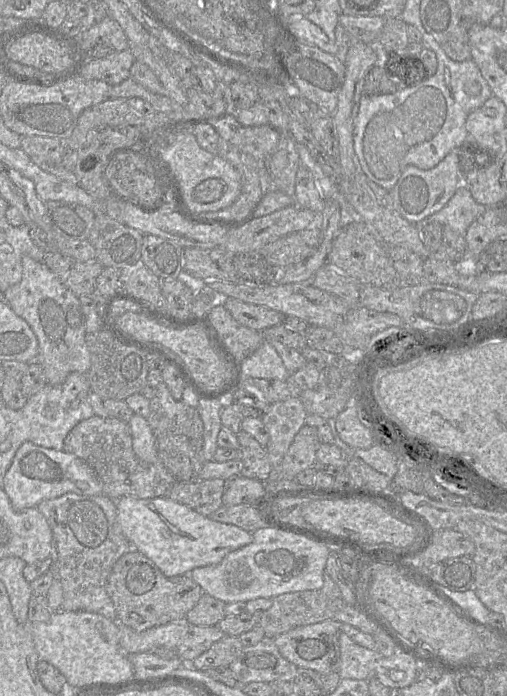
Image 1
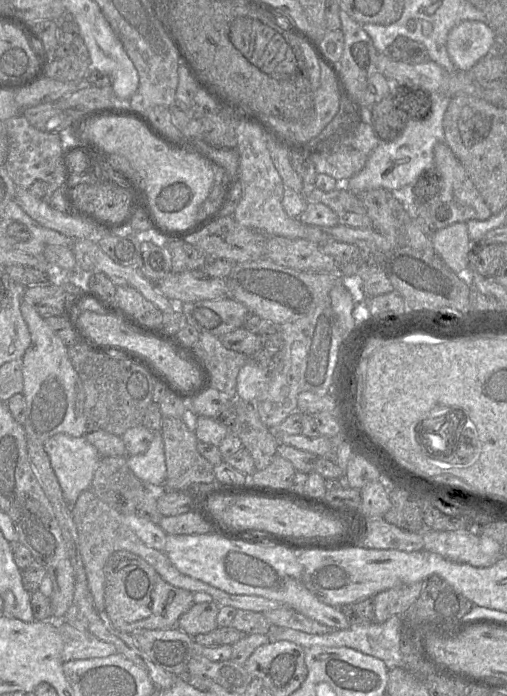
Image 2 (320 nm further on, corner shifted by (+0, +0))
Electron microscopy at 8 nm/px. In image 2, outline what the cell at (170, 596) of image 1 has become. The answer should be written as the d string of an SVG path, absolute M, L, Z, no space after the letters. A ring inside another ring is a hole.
M127 550L109 556L104 575L105 612L112 626L121 632L170 629L194 605L193 592L169 584L143 558Z

